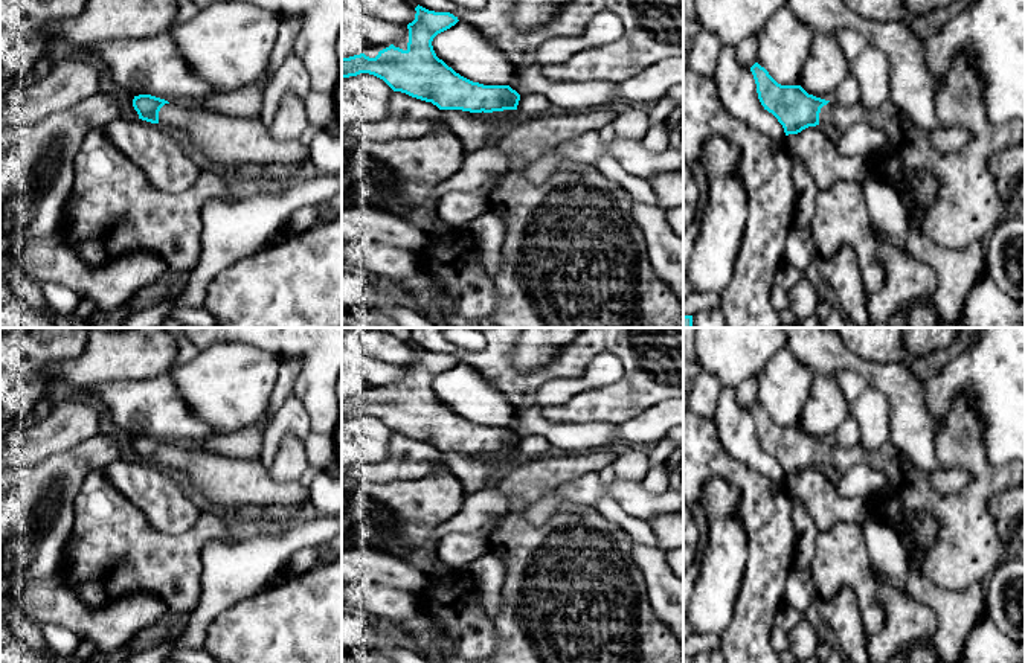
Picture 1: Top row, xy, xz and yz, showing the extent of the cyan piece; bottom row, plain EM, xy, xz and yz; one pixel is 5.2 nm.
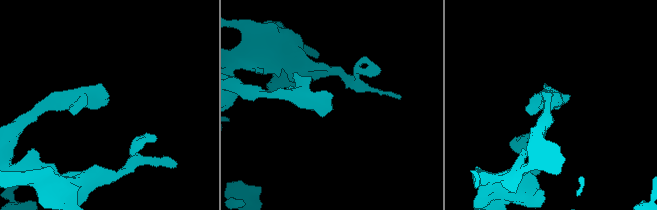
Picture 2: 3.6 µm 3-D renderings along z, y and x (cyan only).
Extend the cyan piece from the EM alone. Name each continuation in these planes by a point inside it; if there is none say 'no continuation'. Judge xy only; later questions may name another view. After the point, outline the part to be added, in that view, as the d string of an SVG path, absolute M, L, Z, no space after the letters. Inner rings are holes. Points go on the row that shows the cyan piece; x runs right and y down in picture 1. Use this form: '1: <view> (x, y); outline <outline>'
1: xy (226, 140); outline M169 102L159 111L159 123L185 131L214 163L276 165L305 155L300 140L275 140L259 117L232 117L188 102Z

